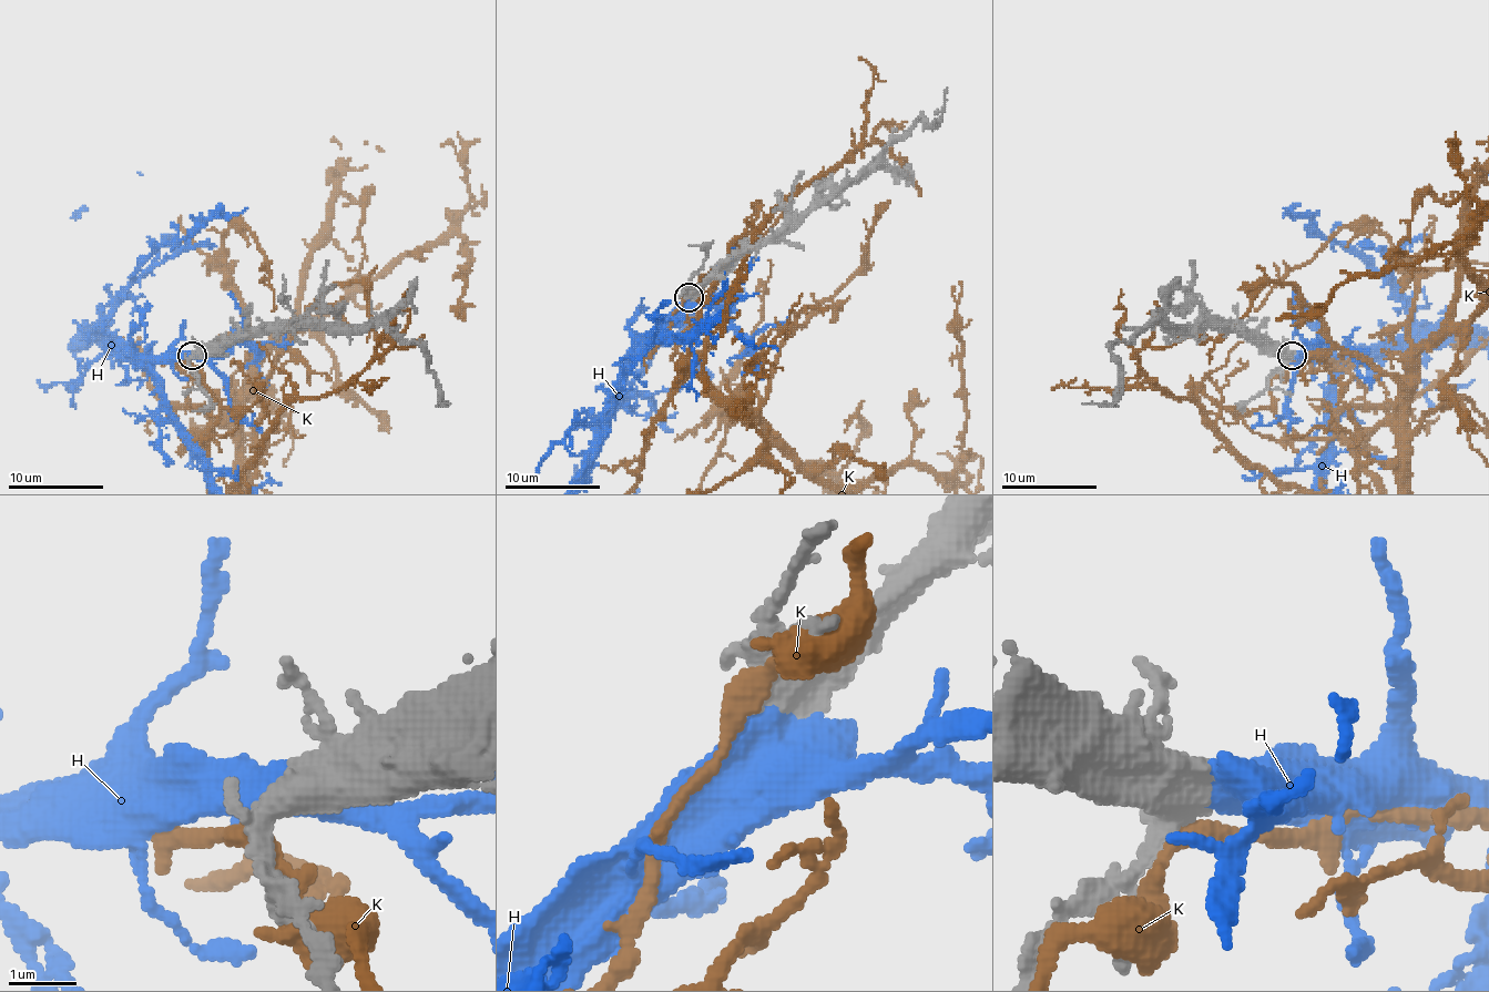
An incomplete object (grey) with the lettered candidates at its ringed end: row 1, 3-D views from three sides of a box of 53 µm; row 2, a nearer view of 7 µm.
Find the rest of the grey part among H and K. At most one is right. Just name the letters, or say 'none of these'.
H

